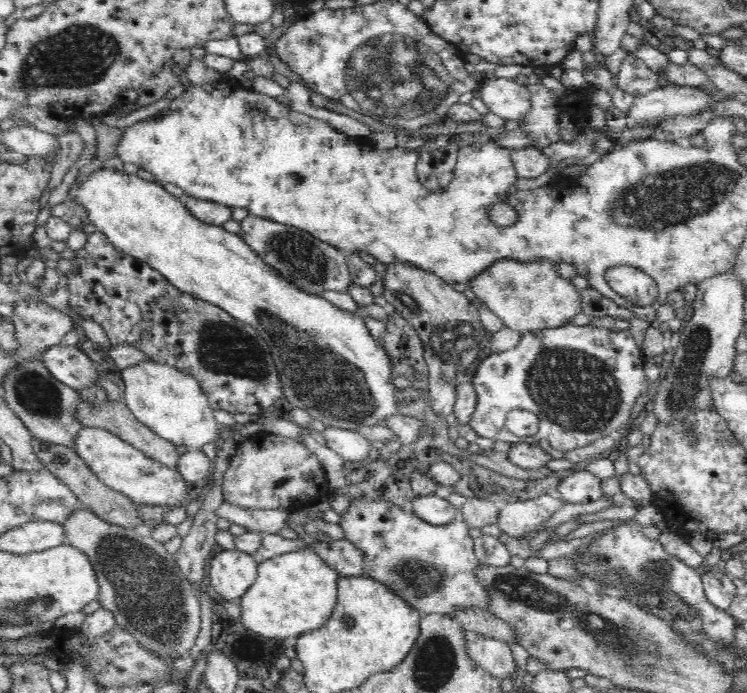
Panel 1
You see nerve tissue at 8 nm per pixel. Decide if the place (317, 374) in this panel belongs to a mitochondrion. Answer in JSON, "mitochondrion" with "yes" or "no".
{"mitochondrion":"yes"}

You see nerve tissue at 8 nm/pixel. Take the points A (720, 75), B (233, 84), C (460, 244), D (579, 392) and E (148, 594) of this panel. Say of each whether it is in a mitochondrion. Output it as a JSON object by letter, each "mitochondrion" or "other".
{"A":"other","B":"other","C":"other","D":"mitochondrion","E":"mitochondrion"}

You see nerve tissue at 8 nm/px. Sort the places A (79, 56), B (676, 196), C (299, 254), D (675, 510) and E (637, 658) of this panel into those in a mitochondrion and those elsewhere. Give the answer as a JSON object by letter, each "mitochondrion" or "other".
{"A":"mitochondrion","B":"mitochondrion","C":"mitochondrion","D":"other","E":"mitochondrion"}

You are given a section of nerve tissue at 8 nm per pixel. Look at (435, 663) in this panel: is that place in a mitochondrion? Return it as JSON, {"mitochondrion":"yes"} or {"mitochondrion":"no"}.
{"mitochondrion":"yes"}

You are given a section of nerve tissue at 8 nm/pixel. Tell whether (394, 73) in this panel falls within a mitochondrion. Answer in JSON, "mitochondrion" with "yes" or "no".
{"mitochondrion":"yes"}

